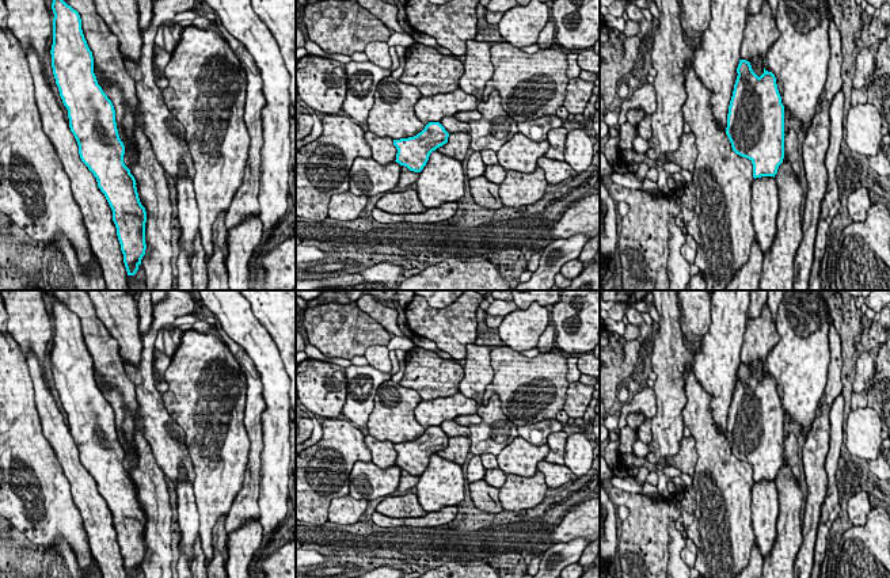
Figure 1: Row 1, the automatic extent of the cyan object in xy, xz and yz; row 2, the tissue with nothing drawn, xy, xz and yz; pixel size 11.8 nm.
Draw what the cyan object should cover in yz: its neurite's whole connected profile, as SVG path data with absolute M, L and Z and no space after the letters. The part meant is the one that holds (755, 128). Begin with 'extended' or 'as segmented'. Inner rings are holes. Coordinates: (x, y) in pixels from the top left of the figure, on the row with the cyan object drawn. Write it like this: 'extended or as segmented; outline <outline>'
as segmented; outline M739 60L737 80L729 106L726 134L733 151L753 164L753 178L773 176L784 159L784 106L776 77L764 68L758 77L749 61Z

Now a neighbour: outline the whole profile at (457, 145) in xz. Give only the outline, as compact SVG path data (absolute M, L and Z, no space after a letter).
M450 133L448 142L437 148L436 151L459 161L463 161L469 149L469 142L469 133Z

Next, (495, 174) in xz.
M499 164L486 166L486 171L483 176L487 180L492 182L494 185L501 185L506 178L506 170Z

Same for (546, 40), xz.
M552 19L547 22L544 28L540 31L536 45L545 50L555 43L555 23Z

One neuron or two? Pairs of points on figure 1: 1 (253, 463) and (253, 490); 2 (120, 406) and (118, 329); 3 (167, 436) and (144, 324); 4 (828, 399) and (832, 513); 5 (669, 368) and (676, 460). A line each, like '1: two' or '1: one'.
1: one
2: two
3: two
4: two
5: two

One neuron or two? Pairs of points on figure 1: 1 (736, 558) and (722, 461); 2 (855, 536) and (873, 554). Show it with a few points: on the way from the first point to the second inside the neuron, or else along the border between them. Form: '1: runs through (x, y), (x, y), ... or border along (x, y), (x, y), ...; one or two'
1: runs through (727, 533), (723, 486); one
2: runs through (859, 540), (868, 550); one

